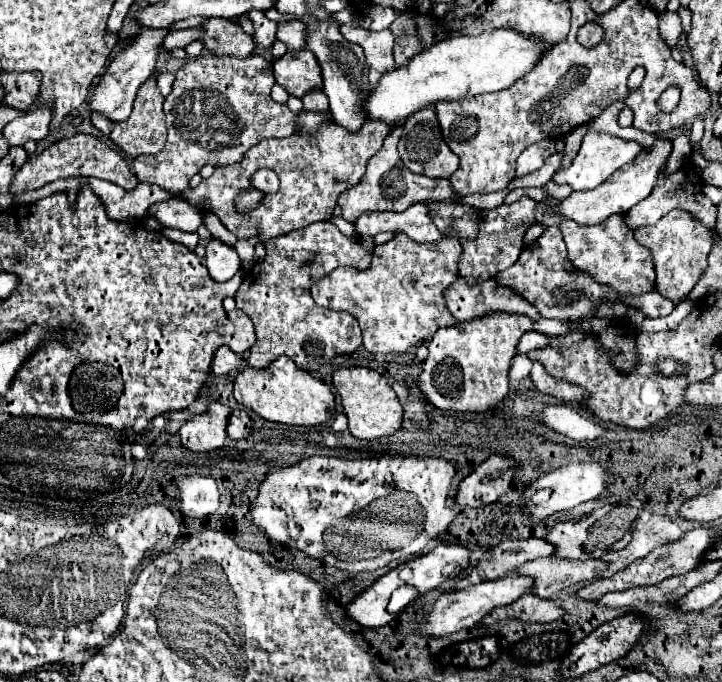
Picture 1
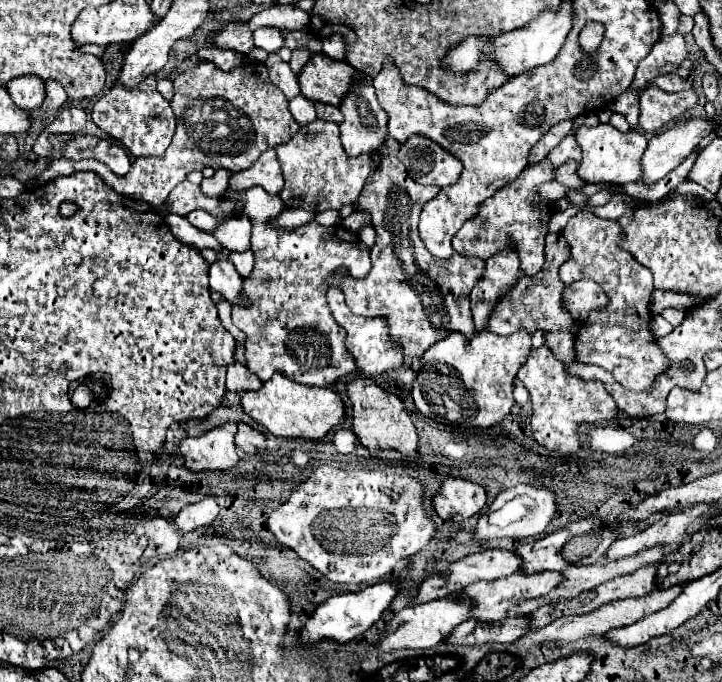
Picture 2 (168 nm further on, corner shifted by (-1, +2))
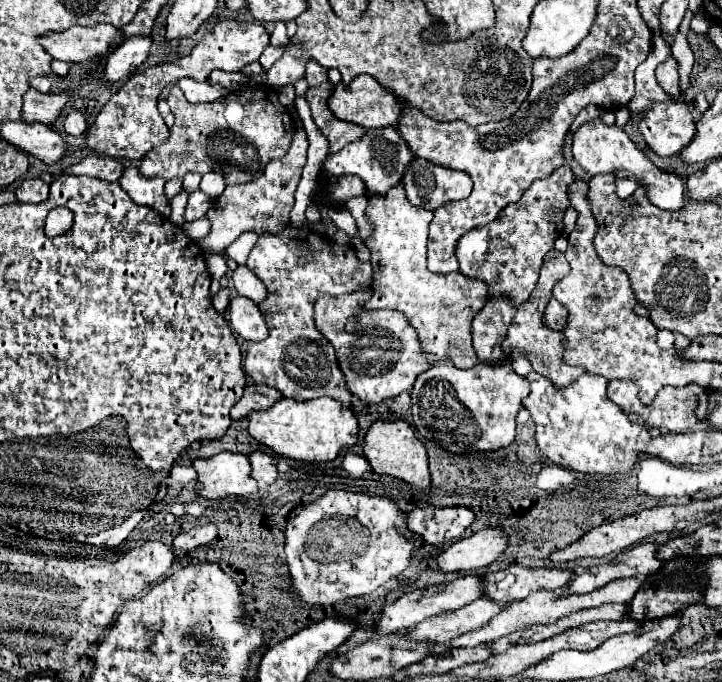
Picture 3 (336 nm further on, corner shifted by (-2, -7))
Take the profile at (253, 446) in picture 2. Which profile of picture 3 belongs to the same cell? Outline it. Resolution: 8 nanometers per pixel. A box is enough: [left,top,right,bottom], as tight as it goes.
[250,451,276,483]

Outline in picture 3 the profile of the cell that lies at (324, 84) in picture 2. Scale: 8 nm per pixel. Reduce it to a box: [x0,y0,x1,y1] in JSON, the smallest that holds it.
[328,75,404,129]

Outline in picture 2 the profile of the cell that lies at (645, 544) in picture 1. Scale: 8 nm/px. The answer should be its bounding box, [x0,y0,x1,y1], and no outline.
[507,546,675,616]

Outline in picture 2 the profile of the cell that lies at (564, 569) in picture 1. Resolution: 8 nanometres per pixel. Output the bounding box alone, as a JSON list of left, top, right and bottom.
[459,572,561,622]

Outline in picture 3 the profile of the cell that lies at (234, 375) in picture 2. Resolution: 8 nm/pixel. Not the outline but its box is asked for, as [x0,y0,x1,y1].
[232,385,282,419]

